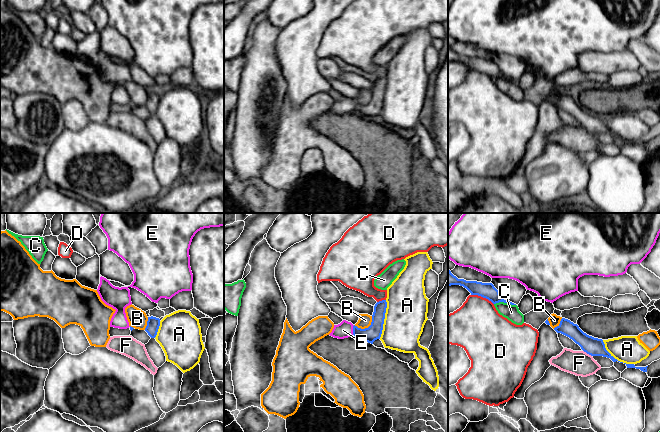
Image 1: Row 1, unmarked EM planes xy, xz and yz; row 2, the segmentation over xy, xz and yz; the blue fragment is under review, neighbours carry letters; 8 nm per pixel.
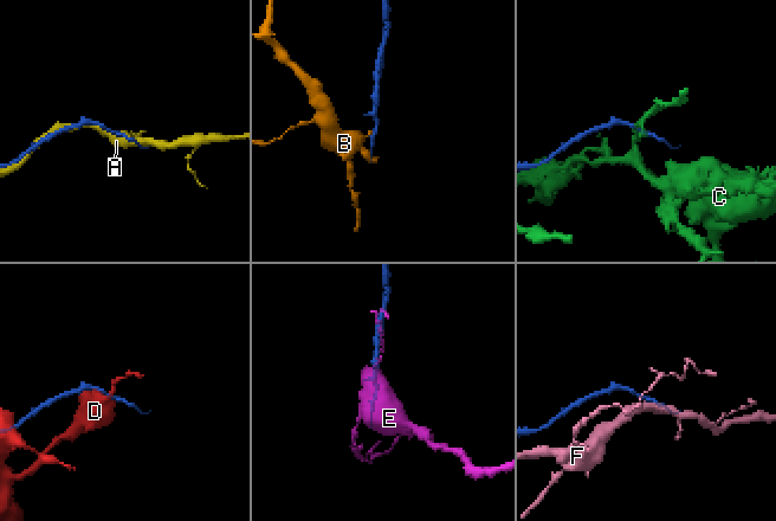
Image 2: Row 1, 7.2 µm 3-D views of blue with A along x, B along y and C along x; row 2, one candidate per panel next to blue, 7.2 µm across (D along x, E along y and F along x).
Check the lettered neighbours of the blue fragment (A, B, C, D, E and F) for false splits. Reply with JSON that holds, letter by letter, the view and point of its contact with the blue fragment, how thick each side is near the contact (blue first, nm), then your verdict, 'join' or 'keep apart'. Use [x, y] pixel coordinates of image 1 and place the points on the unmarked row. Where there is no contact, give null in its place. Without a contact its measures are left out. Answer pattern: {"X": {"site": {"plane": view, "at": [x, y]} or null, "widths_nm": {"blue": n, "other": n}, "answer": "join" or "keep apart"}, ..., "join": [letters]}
{"A": {"site": {"plane": "xz", "at": [384, 94]}, "widths_nm": {"blue": 120, "other": 340}, "answer": "keep apart"}, "B": {"site": {"plane": "xz", "at": [366, 104]}, "widths_nm": {"blue": 120, "other": 100}, "answer": "keep apart"}, "C": {"site": {"plane": "yz", "at": [505, 78]}, "widths_nm": {"blue": 130, "other": 120}, "answer": "keep apart"}, "D": {"site": {"plane": "yz", "at": [482, 72]}, "widths_nm": {"blue": 130, "other": 400}, "answer": "keep apart"}, "E": {"site": {"plane": "xz", "at": [353, 106]}, "widths_nm": {"blue": 120, "other": 130}, "answer": "keep apart"}, "F": {"site": {"plane": "yz", "at": [587, 129]}, "widths_nm": {"blue": 140, "other": 200}, "answer": "keep apart"}, "join": []}

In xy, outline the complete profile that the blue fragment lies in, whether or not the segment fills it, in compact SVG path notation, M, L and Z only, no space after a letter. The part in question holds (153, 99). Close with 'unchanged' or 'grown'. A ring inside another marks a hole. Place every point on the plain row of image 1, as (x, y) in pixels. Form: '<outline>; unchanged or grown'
M148 93L147 102L145 104L145 107L148 109L148 111L151 114L155 114L158 108L160 102L160 95L156 93Z; unchanged

